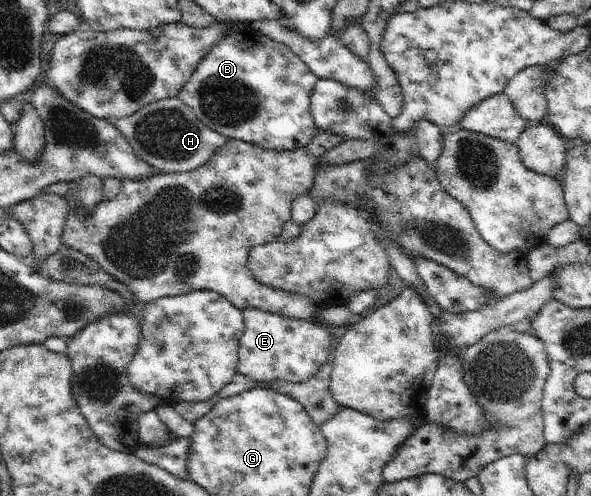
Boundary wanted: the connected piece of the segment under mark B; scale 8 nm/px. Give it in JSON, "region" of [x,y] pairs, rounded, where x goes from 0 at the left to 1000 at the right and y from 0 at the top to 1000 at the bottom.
{"region":[[[416,50],[413,56],[393,58],[364,85],[333,129],[321,161],[305,179],[299,196],[321,214],[352,258],[387,280],[477,306],[514,294],[540,264],[525,226],[525,196],[538,163],[535,147],[487,93]]]}

